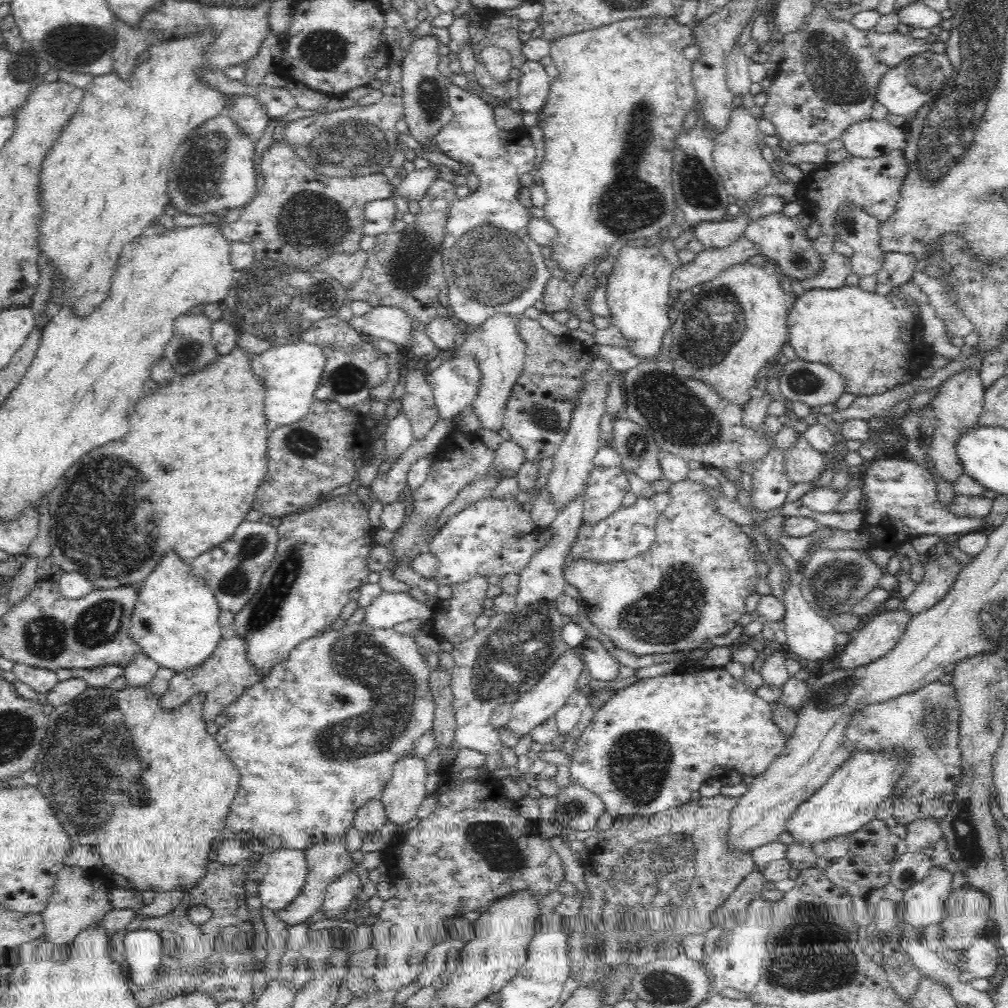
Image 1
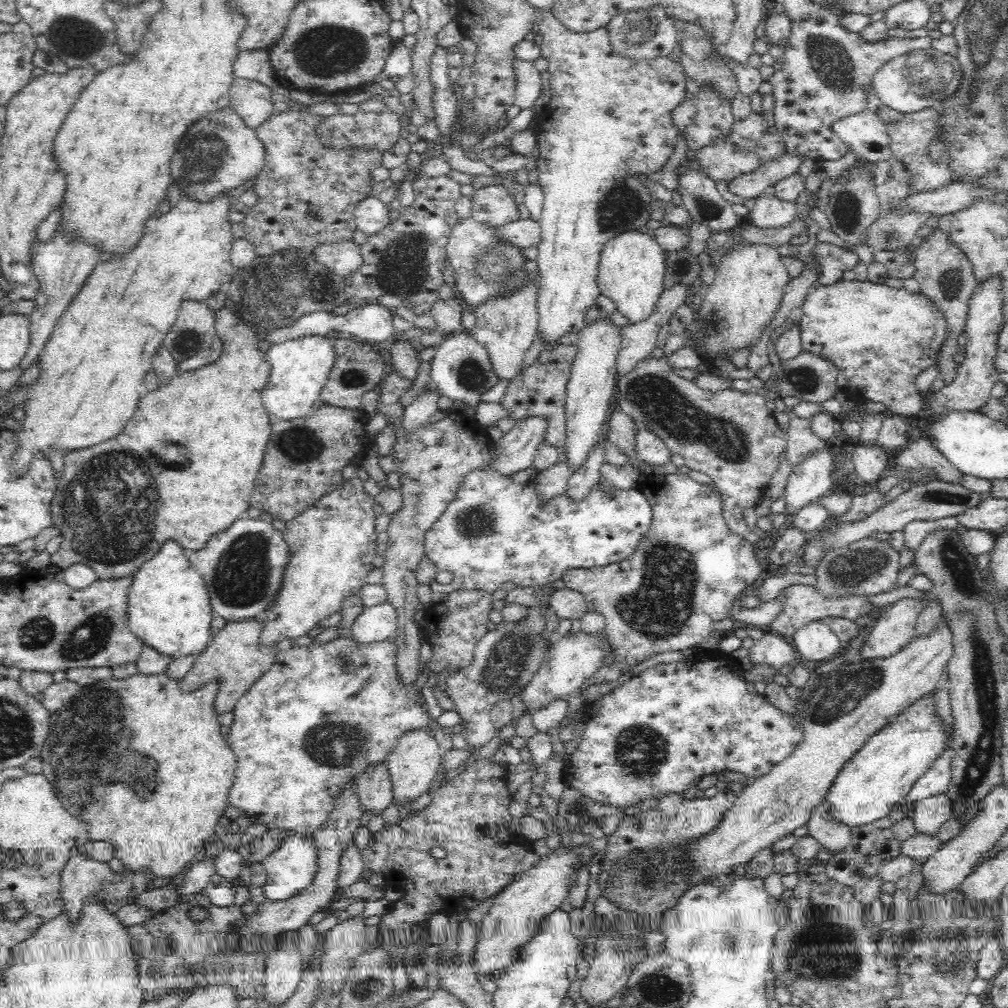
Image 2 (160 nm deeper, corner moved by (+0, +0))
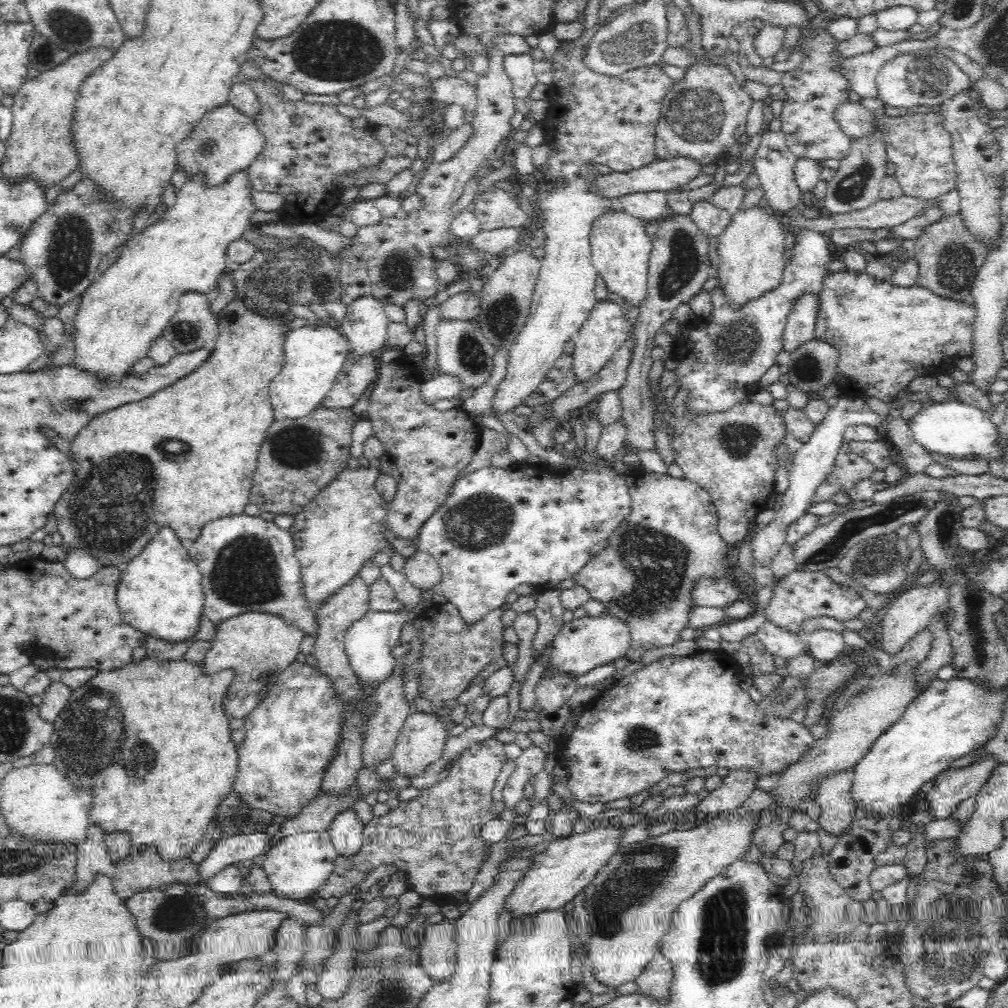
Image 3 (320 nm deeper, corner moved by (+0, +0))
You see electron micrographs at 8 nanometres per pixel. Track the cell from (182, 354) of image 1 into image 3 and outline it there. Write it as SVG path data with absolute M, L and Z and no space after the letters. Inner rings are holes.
M186 292L180 297L176 314L163 330L177 354L187 354L215 343L217 317L210 311L209 294Z

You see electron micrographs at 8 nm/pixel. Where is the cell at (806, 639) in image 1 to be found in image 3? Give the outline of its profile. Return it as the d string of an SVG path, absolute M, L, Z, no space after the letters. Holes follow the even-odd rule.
M819 629L805 637L807 653L819 664L830 662L848 650L841 634L832 630Z

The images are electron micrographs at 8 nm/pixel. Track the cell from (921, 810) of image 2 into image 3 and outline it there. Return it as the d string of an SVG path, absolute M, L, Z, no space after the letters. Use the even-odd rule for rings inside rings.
M988 754L980 762L950 767L937 774L926 796L927 806L931 808L933 816L936 819L946 818L956 811L962 800L976 796L998 765L997 758Z

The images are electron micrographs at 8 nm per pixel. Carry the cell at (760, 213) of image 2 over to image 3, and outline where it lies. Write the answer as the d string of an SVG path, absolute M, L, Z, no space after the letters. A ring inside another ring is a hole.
M763 131L759 146L753 158L755 173L759 176L761 187L764 188L763 198L768 202L767 208L772 214L786 215L792 209L800 207L806 196L795 179L794 167L799 159L790 151L786 135L782 131Z

